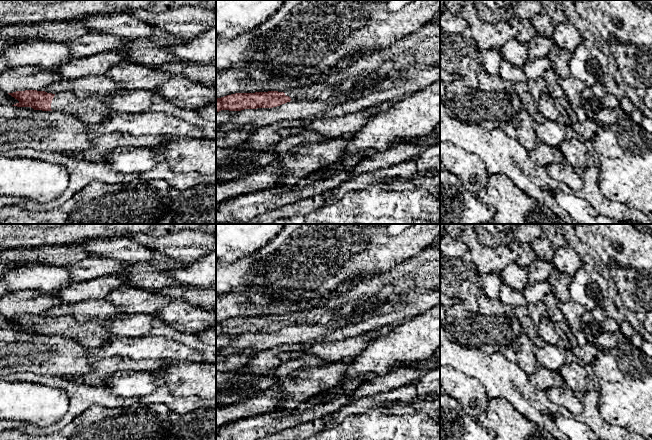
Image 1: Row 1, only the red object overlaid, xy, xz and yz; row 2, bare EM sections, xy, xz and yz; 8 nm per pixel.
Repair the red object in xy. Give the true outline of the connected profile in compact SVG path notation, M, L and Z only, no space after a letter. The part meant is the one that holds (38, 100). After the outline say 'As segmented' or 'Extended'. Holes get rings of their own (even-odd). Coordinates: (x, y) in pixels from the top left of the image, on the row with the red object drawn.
M25 90L8 94L19 101L12 106L70 113L79 117L88 125L94 125L105 120L112 113L104 102L91 97L79 98L73 93L58 93L55 95L45 91Z. Extended

